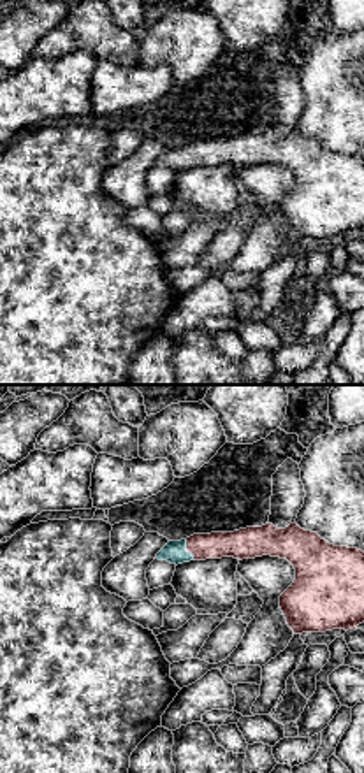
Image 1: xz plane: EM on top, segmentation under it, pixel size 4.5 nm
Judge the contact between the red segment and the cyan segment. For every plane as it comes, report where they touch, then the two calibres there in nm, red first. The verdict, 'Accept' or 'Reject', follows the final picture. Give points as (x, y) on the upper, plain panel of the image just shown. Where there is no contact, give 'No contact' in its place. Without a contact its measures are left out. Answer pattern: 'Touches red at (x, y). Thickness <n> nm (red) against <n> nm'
Touches red at (187, 157). Thickness 130 nm (red) against 110 nm

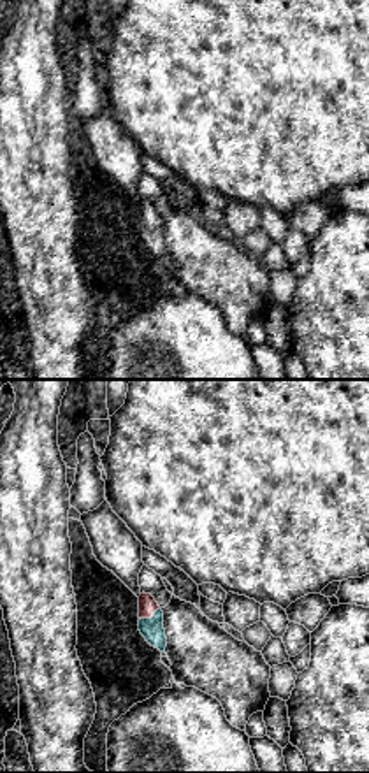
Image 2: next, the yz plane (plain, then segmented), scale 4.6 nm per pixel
Touches red at (150, 223). Thickness 80 nm (red) against 100 nm

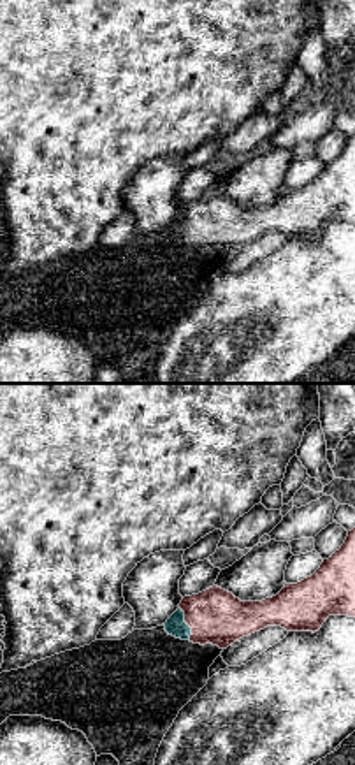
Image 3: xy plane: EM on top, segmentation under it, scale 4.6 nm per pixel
Touches red at (185, 227). Thickness 260 nm (red) against 90 nm

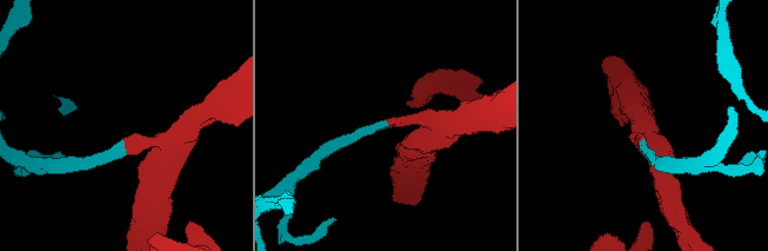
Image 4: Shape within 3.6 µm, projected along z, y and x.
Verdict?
Accept

